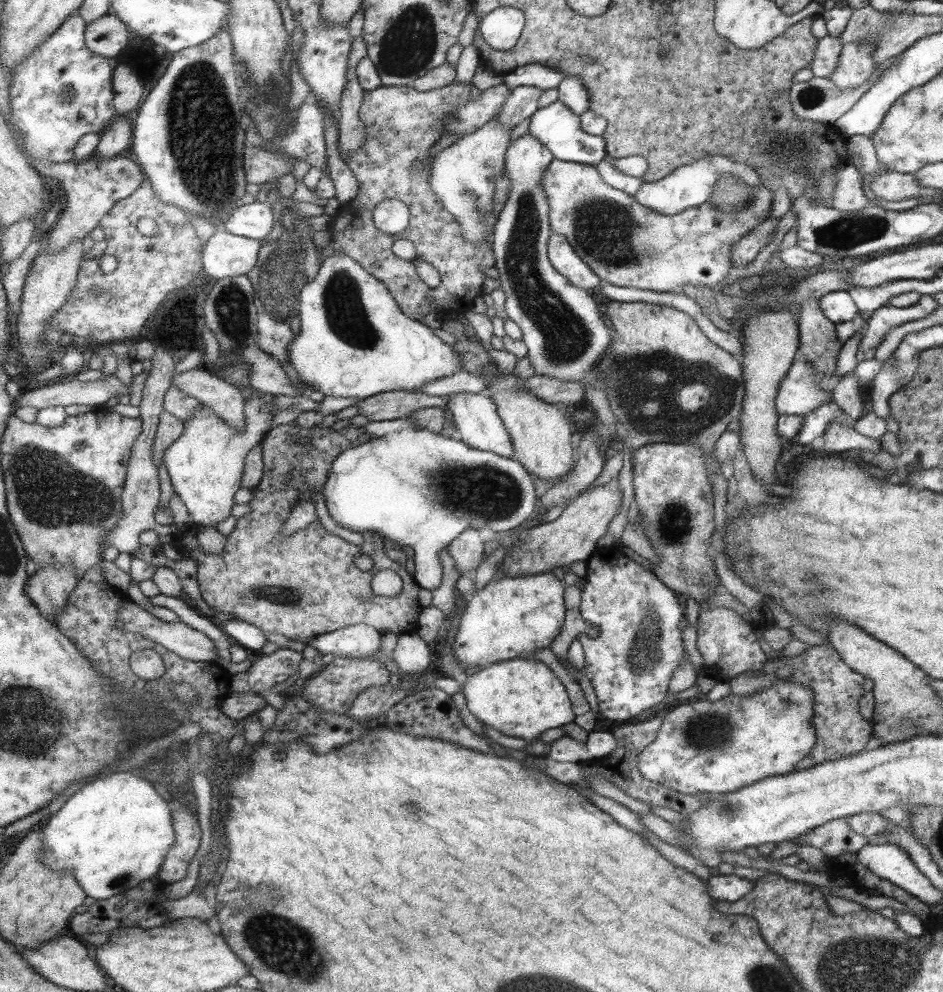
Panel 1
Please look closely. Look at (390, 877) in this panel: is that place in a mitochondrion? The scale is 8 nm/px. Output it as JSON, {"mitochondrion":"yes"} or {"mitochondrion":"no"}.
{"mitochondrion":"no"}

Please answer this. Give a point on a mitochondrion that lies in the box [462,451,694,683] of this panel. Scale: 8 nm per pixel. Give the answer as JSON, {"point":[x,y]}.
{"point":[645,650]}

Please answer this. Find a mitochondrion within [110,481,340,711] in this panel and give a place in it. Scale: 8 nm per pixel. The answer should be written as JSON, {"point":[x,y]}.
{"point":[279,594]}

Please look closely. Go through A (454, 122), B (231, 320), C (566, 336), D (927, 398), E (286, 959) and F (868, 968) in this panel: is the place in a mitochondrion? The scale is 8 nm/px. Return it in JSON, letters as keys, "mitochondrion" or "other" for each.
{"A":"mitochondrion","B":"mitochondrion","C":"mitochondrion","D":"other","E":"mitochondrion","F":"mitochondrion"}

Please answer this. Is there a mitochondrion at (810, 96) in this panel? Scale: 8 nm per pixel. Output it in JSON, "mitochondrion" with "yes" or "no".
{"mitochondrion":"yes"}

